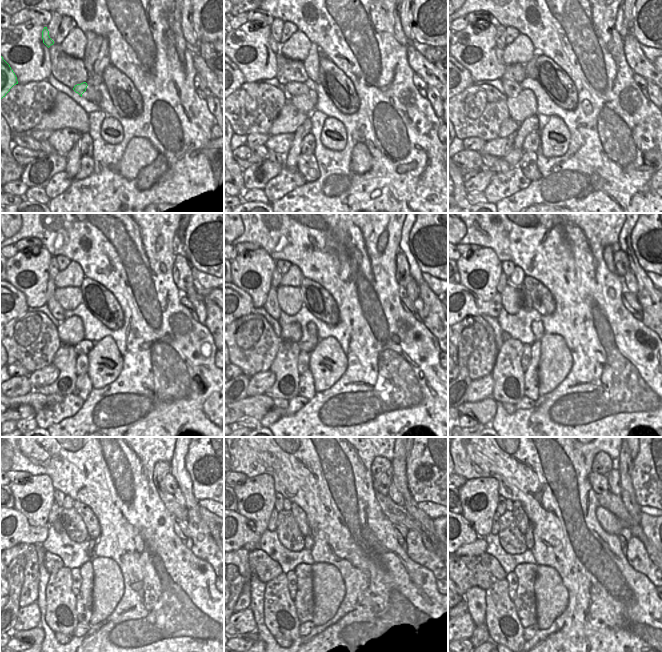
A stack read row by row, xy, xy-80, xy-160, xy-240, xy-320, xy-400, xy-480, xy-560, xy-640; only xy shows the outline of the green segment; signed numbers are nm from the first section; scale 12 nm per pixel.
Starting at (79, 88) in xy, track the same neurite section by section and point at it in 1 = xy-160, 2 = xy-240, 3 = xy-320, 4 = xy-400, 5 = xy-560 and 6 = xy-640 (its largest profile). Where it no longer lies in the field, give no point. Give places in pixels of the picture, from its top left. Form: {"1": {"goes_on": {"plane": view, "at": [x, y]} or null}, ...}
{"1": {"goes_on": {"plane": "xy-160", "at": [512, 89]}}, "2": {"goes_on": {"plane": "xy-240", "at": [55, 308]}}, "3": {"goes_on": {"plane": "xy-320", "at": [271, 305]}}, "4": {"goes_on": {"plane": "xy-400", "at": [468, 303]}}, "5": {"goes_on": {"plane": "xy-560", "at": [244, 533]}}, "6": {"goes_on": {"plane": "xy-640", "at": [468, 535]}}}

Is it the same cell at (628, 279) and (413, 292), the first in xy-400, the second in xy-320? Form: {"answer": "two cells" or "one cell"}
{"answer": "one cell"}

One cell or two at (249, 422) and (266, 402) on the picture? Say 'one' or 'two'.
two

